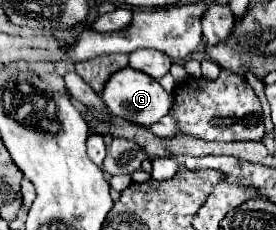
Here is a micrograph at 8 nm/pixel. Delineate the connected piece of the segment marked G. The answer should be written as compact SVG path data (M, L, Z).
M125 67L119 73L113 73L111 81L107 81L107 85L105 85L103 93L101 93L101 99L103 99L103 103L107 105L107 109L113 115L117 115L117 117L121 117L125 121L143 125L143 127L149 127L149 125L157 123L173 107L173 95L167 93L159 85L159 81L155 81L153 77L141 73L141 71L133 69L133 67Z

